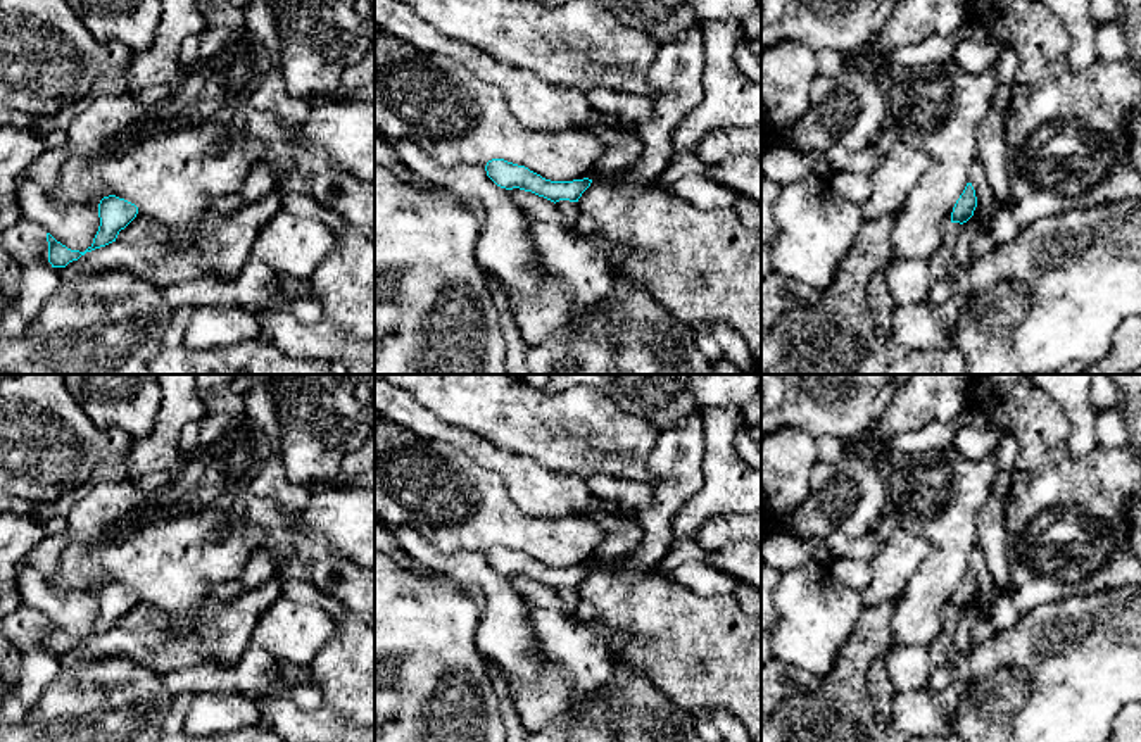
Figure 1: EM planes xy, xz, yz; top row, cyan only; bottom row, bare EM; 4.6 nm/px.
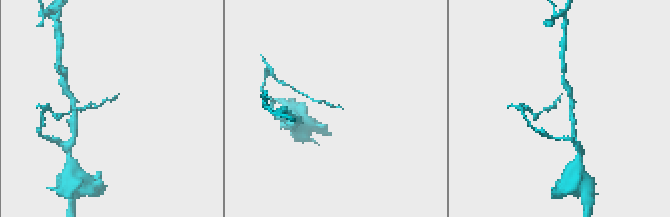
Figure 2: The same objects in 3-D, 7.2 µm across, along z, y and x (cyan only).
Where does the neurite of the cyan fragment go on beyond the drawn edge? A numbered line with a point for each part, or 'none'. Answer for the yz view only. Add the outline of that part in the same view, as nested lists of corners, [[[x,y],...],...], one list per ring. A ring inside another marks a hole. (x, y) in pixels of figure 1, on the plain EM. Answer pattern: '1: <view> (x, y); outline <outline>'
none

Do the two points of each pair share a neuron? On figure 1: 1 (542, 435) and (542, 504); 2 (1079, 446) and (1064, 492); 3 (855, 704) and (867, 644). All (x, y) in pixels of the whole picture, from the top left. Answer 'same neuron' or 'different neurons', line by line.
1: different neurons
2: different neurons
3: same neuron

